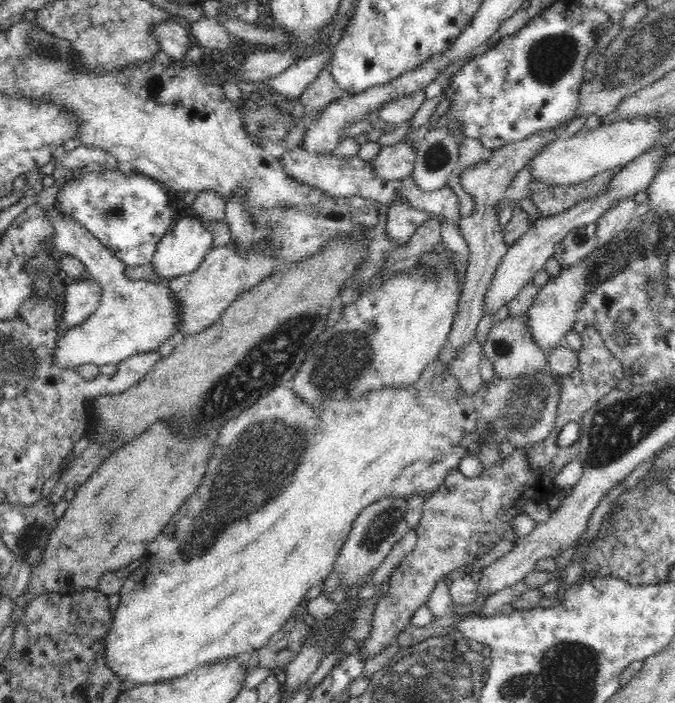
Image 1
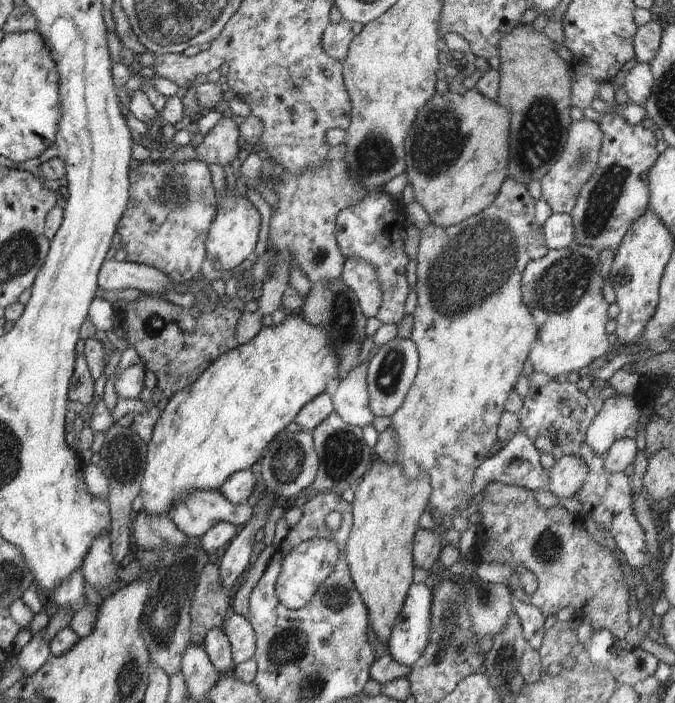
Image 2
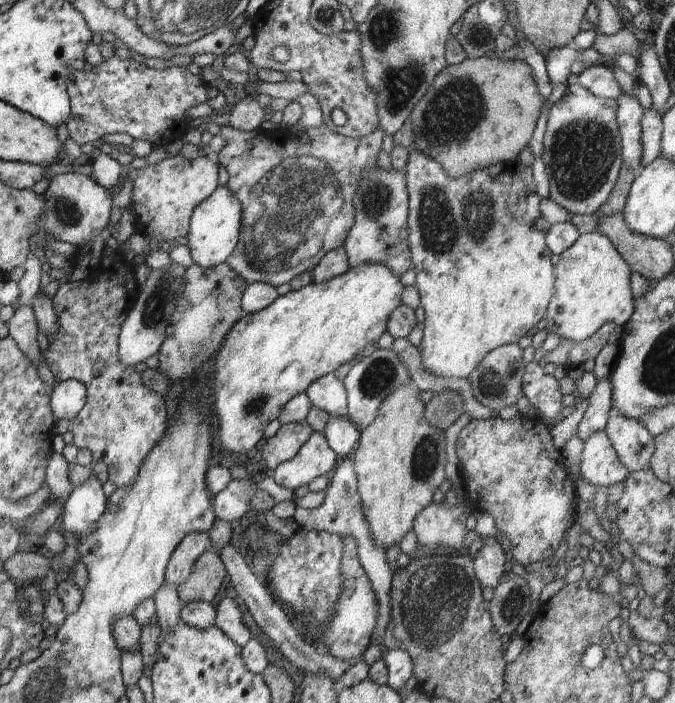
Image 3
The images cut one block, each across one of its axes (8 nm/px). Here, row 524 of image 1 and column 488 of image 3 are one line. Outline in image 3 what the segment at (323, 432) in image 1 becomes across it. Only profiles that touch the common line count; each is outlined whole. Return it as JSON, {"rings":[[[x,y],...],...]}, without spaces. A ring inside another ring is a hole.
{"rings":[[[410,146],[407,158],[406,182],[409,194],[409,211],[407,225],[409,230],[409,249],[416,273],[415,287],[421,298],[421,305],[425,310],[424,332],[418,350],[421,352],[423,365],[433,374],[448,380],[452,376],[468,378],[469,374],[480,364],[480,361],[492,349],[500,345],[518,343],[522,336],[526,336],[542,318],[545,318],[547,306],[555,291],[555,266],[550,263],[552,256],[546,246],[546,235],[551,224],[542,216],[539,202],[542,197],[536,193],[536,182],[532,177],[531,167],[520,164],[518,159],[487,166],[483,169],[464,173],[459,177],[451,177],[431,156],[422,152],[418,147]]]}

